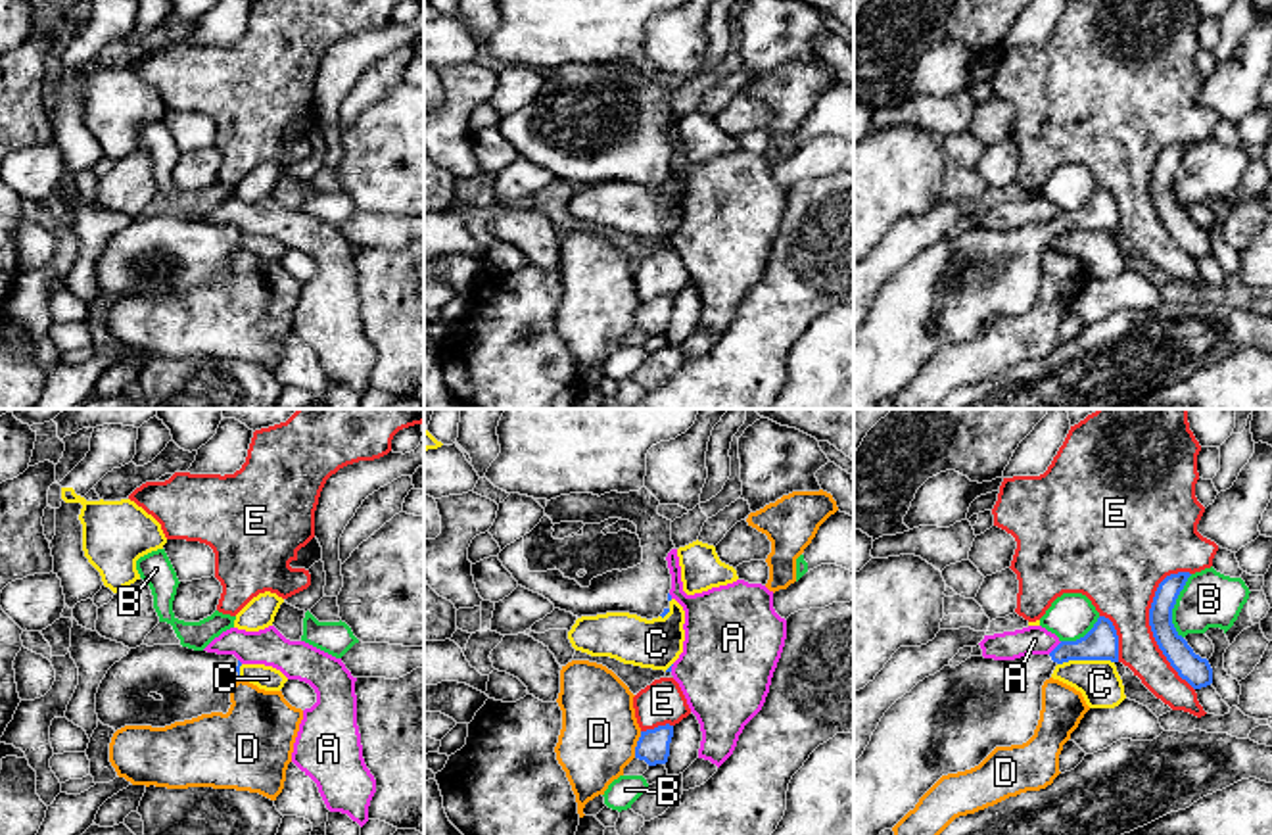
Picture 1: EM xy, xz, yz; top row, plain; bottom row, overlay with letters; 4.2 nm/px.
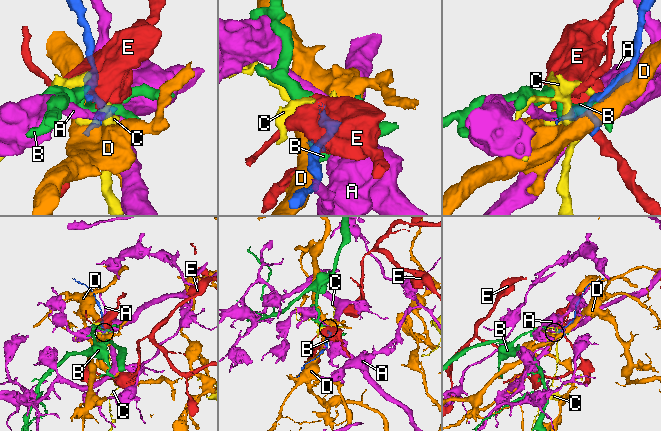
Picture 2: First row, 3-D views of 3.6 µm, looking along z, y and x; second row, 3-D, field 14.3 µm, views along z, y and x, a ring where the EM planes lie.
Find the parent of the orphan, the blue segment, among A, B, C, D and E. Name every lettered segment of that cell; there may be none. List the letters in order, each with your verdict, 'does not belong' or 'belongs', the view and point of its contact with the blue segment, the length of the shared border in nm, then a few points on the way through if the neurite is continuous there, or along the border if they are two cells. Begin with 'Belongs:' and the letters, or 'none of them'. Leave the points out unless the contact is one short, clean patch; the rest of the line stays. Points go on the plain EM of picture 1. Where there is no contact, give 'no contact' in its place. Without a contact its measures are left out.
Belongs: none of them
A: does not belong; meets blue in yz at (1056, 217); contact 80 nm long
B: does not belong; meets blue in yz at (1173, 177); contact 280 nm long
C: does not belong; meets blue in yz at (1084, 229); contact 240 nm long; border along yz (1113, 231), (1063, 231), (1058, 235)
D: does not belong; meets blue in xz at (637, 315); contact 120 nm long
E: does not belong; meets blue in yz at (1152, 198); contact 500 nm long

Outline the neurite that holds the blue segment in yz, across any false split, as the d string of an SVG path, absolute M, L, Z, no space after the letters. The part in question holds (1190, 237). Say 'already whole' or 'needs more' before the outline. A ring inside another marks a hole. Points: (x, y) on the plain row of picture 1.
already whole; M1178 142L1159 154L1149 179L1149 196L1159 219L1178 246L1193 259L1201 259L1213 253L1213 238L1207 228L1193 223L1172 194L1172 179L1190 146L1190 142Z

